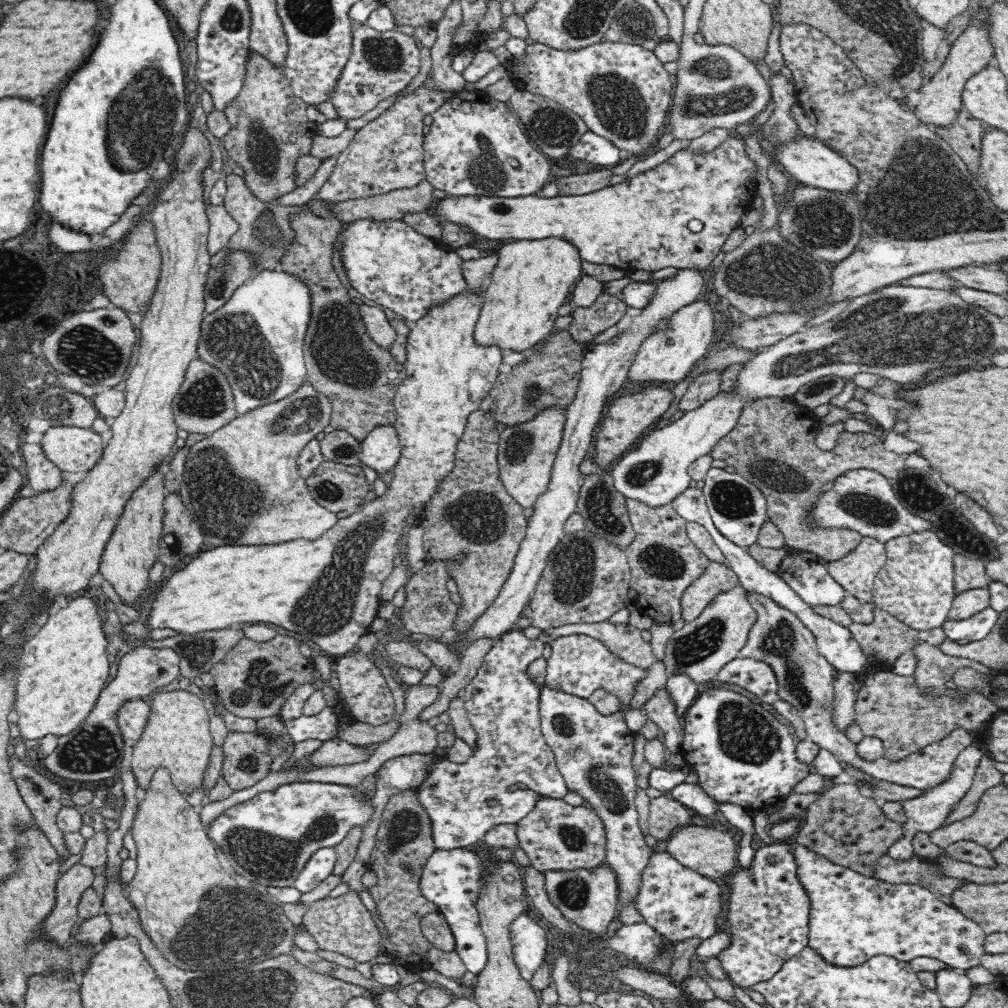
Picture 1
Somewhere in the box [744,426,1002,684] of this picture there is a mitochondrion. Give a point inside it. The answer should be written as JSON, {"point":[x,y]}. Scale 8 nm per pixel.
{"point":[919,491]}

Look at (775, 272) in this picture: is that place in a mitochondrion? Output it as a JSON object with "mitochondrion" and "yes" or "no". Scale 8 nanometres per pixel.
{"mitochondrion":"yes"}

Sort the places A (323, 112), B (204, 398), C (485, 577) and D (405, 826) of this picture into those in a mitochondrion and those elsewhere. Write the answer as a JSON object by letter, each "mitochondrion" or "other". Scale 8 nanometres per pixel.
{"A":"other","B":"mitochondrion","C":"other","D":"mitochondrion"}

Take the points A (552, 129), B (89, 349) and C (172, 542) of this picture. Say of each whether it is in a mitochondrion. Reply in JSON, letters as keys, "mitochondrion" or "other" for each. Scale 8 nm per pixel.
{"A":"mitochondrion","B":"mitochondrion","C":"mitochondrion"}

